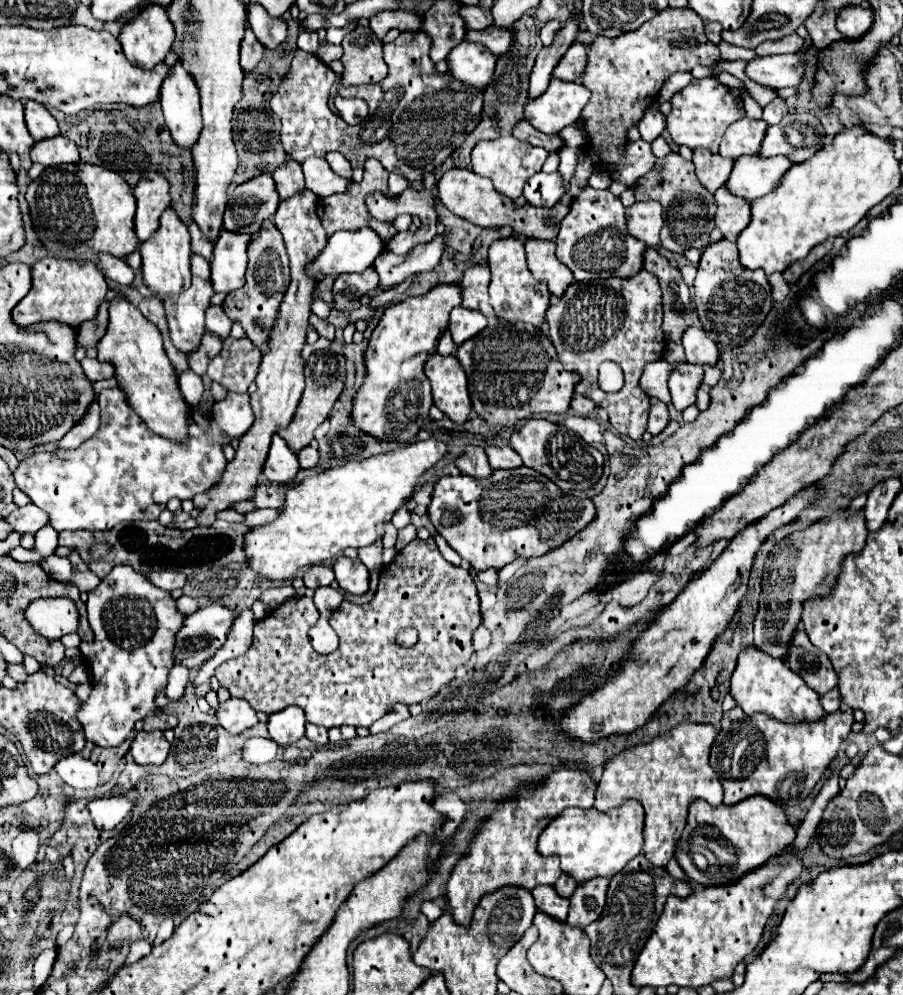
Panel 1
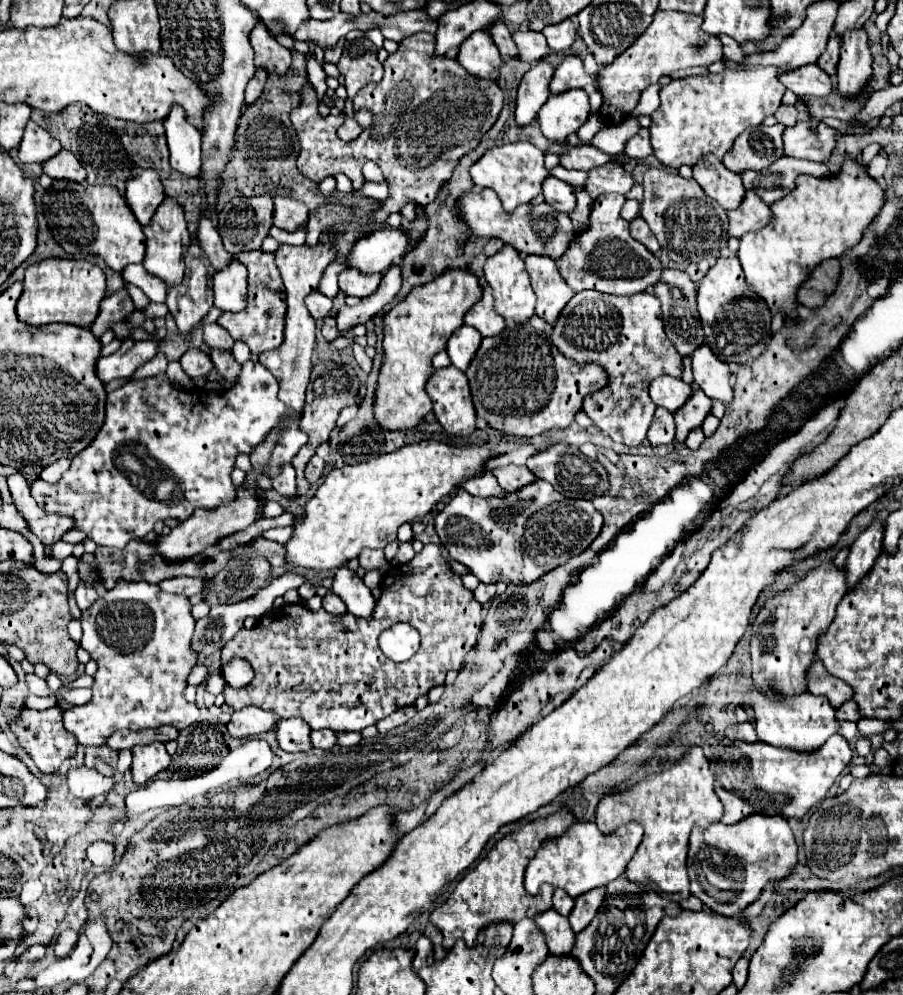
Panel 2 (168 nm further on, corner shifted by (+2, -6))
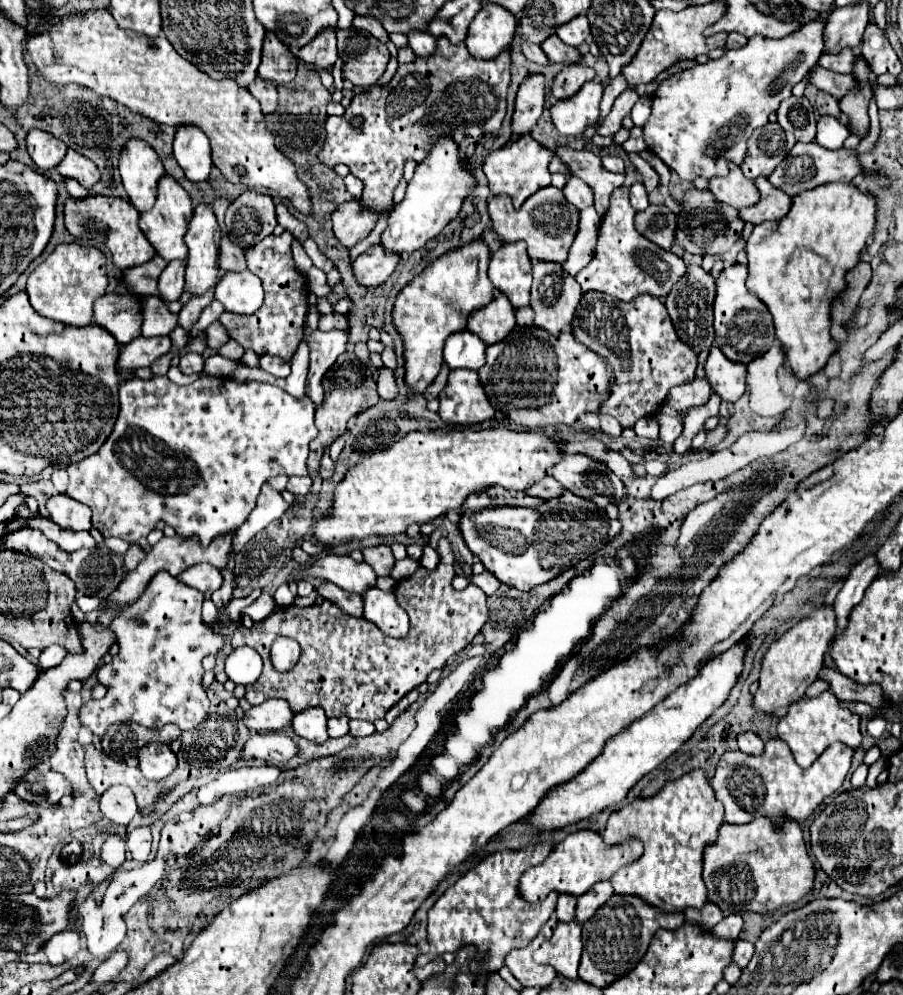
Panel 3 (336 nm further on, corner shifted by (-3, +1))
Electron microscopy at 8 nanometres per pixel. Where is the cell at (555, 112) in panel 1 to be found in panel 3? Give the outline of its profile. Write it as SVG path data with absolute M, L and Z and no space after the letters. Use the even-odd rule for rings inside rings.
M589 81L575 93L575 97L557 101L551 107L551 121L555 129L565 137L577 137L587 125L599 117L599 101L603 95L603 85Z

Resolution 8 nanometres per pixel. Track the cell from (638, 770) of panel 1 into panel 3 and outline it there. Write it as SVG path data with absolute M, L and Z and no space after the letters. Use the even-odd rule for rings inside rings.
M693 769L675 781L667 781L661 791L649 799L635 799L611 811L607 827L601 833L603 839L607 843L621 843L631 835L645 845L639 861L627 863L611 877L615 893L635 893L663 911L685 909L689 905L703 907L707 901L707 887L701 879L703 849L717 839L721 823L723 805L715 797L703 769Z

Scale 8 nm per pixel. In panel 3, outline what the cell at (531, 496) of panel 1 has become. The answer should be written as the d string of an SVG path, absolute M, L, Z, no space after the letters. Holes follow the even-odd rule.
M563 493L563 497L547 499L537 509L525 507L495 507L459 517L459 531L465 545L481 559L501 583L529 591L535 585L547 583L565 569L577 565L583 557L599 551L621 529L619 519L609 519L603 509L585 497Z

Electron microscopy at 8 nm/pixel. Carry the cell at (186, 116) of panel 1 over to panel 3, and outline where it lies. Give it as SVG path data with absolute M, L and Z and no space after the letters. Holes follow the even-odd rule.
M195 125L177 127L175 143L173 143L173 155L179 163L179 167L185 171L185 177L189 181L205 181L211 171L211 147L201 129L195 129Z

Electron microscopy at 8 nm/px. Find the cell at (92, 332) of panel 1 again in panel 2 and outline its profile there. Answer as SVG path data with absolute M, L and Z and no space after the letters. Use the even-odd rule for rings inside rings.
M122 286L118 292L114 292L102 300L100 314L92 324L94 334L100 338L106 332L108 324L114 324L118 320L126 320L126 316L130 312L132 312L132 298L130 298L126 286Z

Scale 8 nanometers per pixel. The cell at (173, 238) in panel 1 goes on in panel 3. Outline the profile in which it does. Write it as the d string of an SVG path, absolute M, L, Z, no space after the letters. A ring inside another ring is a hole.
M165 175L159 181L159 193L157 193L157 201L155 201L153 209L141 213L141 219L139 219L139 227L147 235L149 243L155 247L157 255L163 257L165 261L175 261L175 259L187 257L187 245L185 245L183 237L187 233L191 213L193 213L193 207L191 207L191 197L187 195L187 191L173 177Z

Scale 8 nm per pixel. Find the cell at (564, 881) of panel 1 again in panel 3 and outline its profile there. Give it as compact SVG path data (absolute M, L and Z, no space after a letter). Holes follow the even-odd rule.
M559 897L557 919L559 921L573 921L575 919L575 903L577 903L577 897Z

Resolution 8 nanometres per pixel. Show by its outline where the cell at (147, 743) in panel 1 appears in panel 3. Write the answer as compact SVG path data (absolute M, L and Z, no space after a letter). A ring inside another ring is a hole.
M151 743L145 745L143 749L139 749L137 753L139 759L139 769L141 773L149 779L149 781L159 781L165 775L169 775L175 765L177 765L177 757L171 751L169 745L163 743Z

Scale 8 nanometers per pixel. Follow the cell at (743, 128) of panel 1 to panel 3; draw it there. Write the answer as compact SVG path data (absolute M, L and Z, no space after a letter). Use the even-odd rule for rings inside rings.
M767 123L763 129L755 129L751 141L747 141L747 157L741 165L743 175L747 179L767 177L767 173L773 173L775 165L787 157L795 143L795 137L783 131L779 123Z

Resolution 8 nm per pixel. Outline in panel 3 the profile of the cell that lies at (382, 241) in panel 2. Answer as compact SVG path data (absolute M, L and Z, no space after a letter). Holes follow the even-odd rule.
M439 139L427 161L417 165L415 175L407 185L405 199L391 211L389 225L381 235L383 249L397 255L421 249L429 239L439 235L451 219L455 219L463 199L471 193L473 185L475 179L471 177L465 161L459 159L457 145L451 139Z

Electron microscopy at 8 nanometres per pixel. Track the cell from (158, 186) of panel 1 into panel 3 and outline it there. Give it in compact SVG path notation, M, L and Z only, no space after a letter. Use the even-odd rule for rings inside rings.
M129 141L121 153L119 173L129 201L139 211L151 209L157 197L157 183L165 175L157 153L145 141Z

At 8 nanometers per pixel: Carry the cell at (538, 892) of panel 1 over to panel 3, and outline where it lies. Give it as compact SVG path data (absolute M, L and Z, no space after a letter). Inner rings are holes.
M559 921L551 941L543 943L541 949L535 951L535 961L555 967L557 973L569 979L577 979L581 951L583 951L581 925L577 921L571 921L571 923Z

